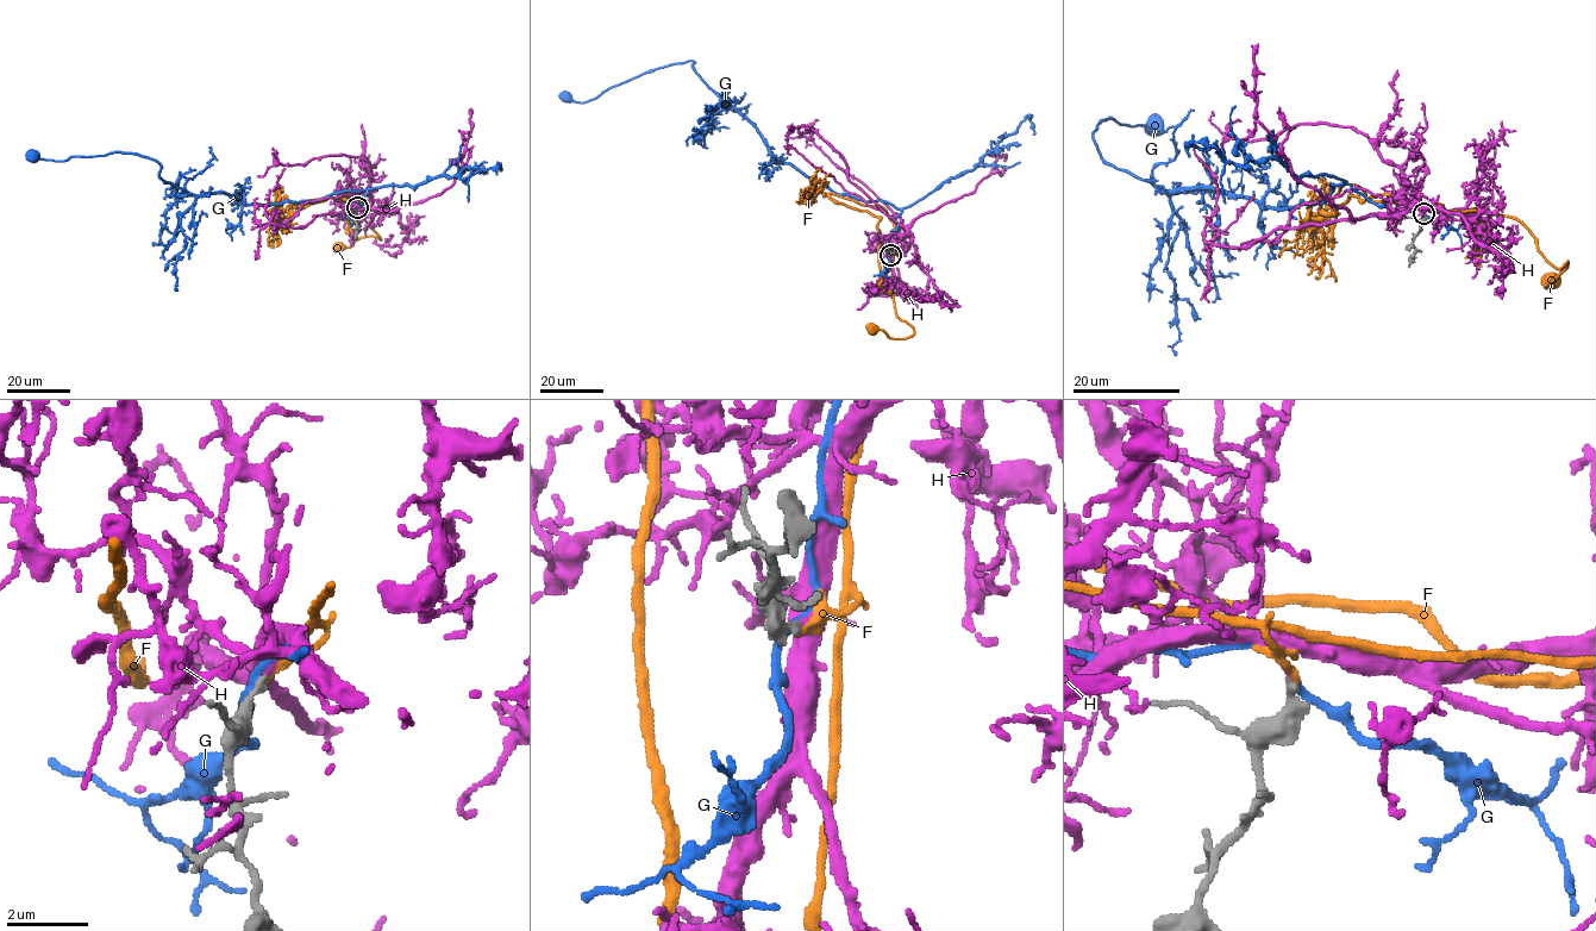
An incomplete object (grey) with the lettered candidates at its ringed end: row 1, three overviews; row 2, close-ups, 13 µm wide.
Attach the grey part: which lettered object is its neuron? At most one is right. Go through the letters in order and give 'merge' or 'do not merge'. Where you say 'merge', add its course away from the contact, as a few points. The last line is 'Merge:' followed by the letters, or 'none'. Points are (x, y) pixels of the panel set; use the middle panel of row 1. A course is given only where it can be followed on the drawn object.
F: do not merge
G: do not merge
H: merge | via (890, 255), (906, 230), (851, 182), (847, 166), (818, 135), (805, 125), (798, 130), (807, 132), (818, 120)
Merge: H

